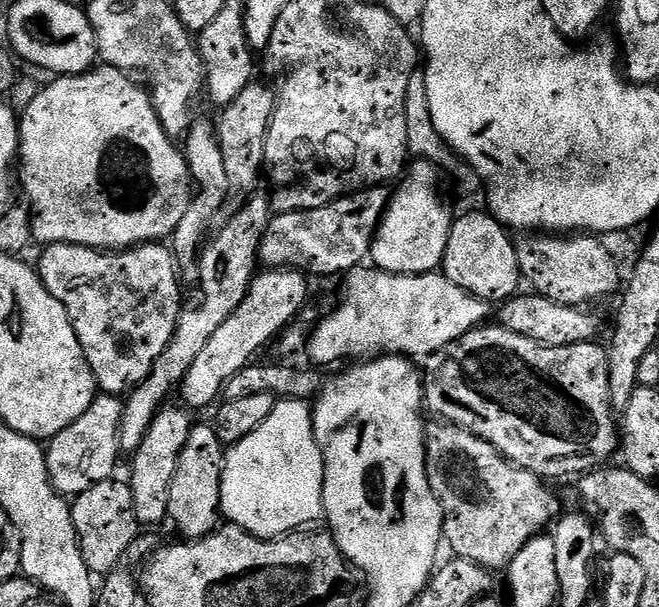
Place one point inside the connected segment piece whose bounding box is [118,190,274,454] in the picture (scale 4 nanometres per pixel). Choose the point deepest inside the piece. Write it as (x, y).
(228, 264)

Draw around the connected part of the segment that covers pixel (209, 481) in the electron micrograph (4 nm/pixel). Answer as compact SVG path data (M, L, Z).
M193 423L190 438L186 438L182 454L178 454L178 468L174 470L174 480L170 482L168 520L176 523L181 537L200 540L203 536L215 532L221 523L220 479L224 473L225 451L225 445L221 444L211 423Z

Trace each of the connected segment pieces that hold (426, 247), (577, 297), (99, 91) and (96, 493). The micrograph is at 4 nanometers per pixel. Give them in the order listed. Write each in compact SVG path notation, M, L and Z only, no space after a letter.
M413 159L407 165L399 181L400 189L391 193L388 209L380 219L380 226L372 239L370 260L375 267L384 272L417 276L423 272L435 272L443 265L454 216L448 213L440 197L440 180L440 169L430 162Z
M524 234L521 240L515 241L518 254L518 266L521 277L532 279L535 295L545 296L554 302L574 304L577 306L591 305L591 300L604 300L621 291L622 276L620 280L620 268L612 257L612 252L603 244L601 237L596 234Z
M96 66L77 76L56 76L53 84L45 83L38 98L30 106L22 109L20 121L20 151L18 153L18 180L24 183L24 192L28 195L27 203L32 214L32 239L40 246L50 244L77 244L87 248L101 250L123 250L135 248L138 244L160 242L171 237L172 232L182 222L186 210L192 201L192 176L188 173L188 163L177 141L169 136L158 118L155 106L152 105L152 93L147 87L139 88L133 77L118 68Z
M119 478L103 480L75 497L70 507L74 530L88 571L93 574L107 574L114 571L120 565L126 550L130 550L130 546L142 532L142 525L134 514L131 483L127 479L119 480Z

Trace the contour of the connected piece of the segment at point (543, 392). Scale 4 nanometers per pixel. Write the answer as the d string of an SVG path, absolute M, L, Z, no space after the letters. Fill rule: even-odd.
M481 326L472 328L462 338L442 346L434 354L426 357L422 364L422 383L424 386L424 402L427 411L437 412L441 421L456 424L459 428L470 430L478 438L490 442L490 446L498 449L511 464L517 464L520 468L530 470L533 474L541 478L548 476L573 476L579 477L581 474L595 472L597 468L605 467L608 460L618 448L618 420L614 415L611 406L610 386L608 385L608 354L603 347L599 348L599 343L589 342L587 344L575 344L574 346L558 346L551 348L545 344L540 344L537 340L522 338L522 334L514 334L502 326L488 328Z

